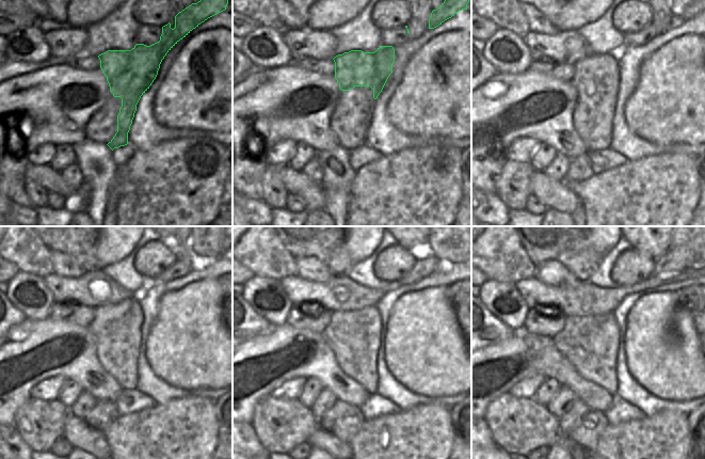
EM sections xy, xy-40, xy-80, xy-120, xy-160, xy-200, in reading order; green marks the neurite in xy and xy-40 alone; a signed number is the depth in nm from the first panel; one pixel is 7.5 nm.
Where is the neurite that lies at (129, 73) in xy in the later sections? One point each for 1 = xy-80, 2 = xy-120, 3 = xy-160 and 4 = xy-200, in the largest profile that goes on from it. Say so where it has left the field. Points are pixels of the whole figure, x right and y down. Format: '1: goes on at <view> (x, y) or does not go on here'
1: goes on at xy-80 (597, 69)
2: goes on at xy-120 (128, 312)
3: goes on at xy-160 (368, 316)
4: goes on at xy-200 (586, 322)

